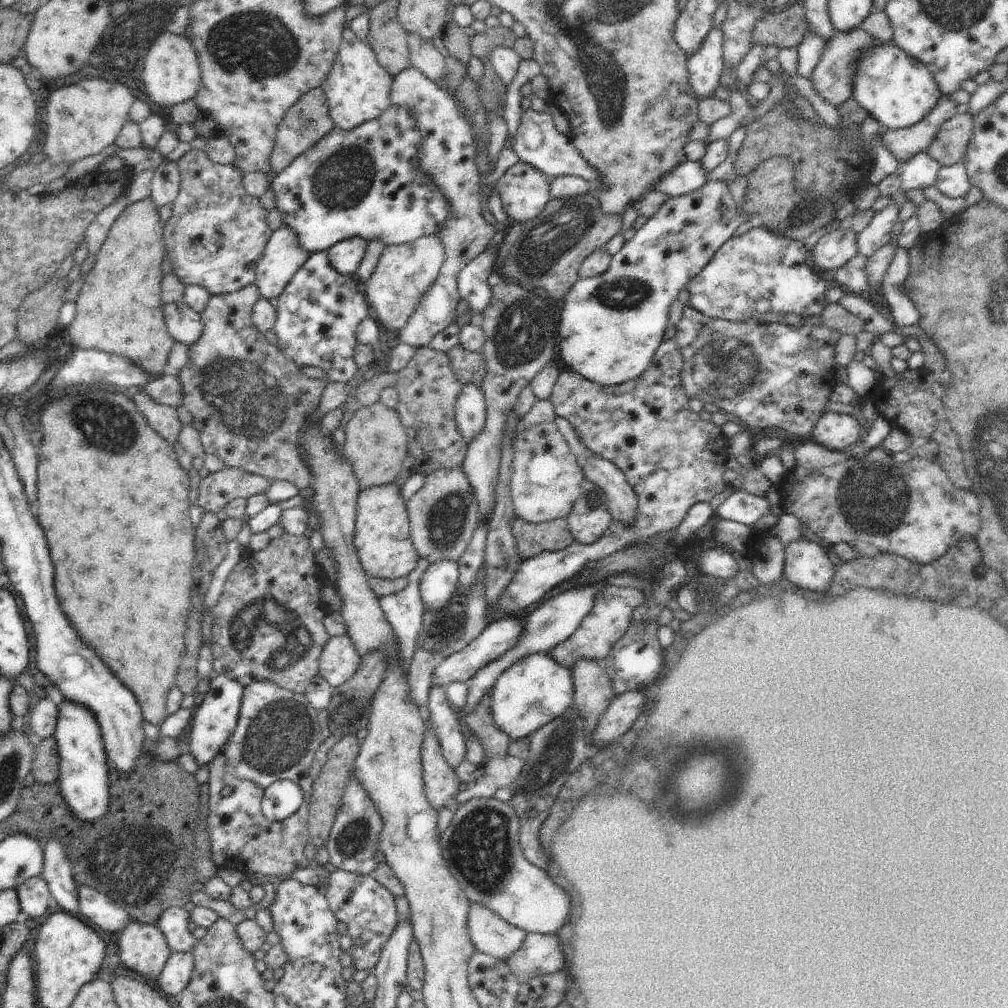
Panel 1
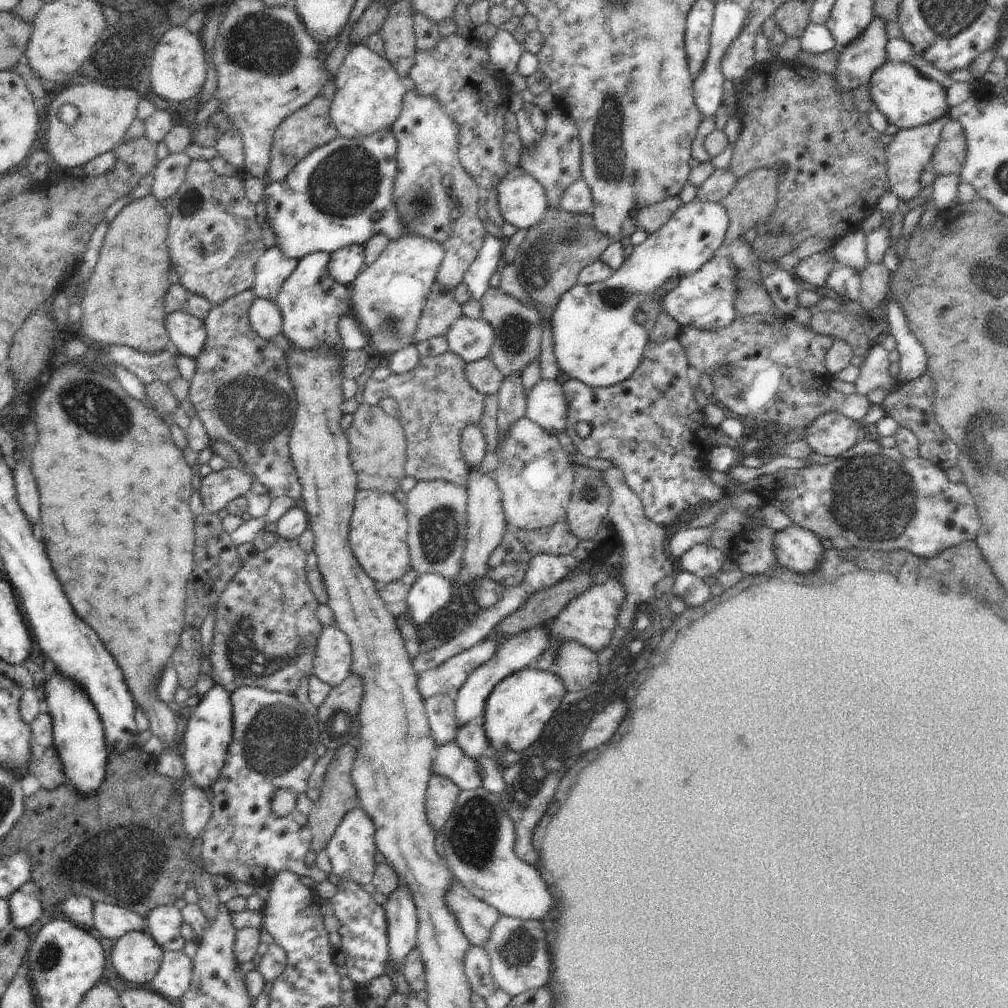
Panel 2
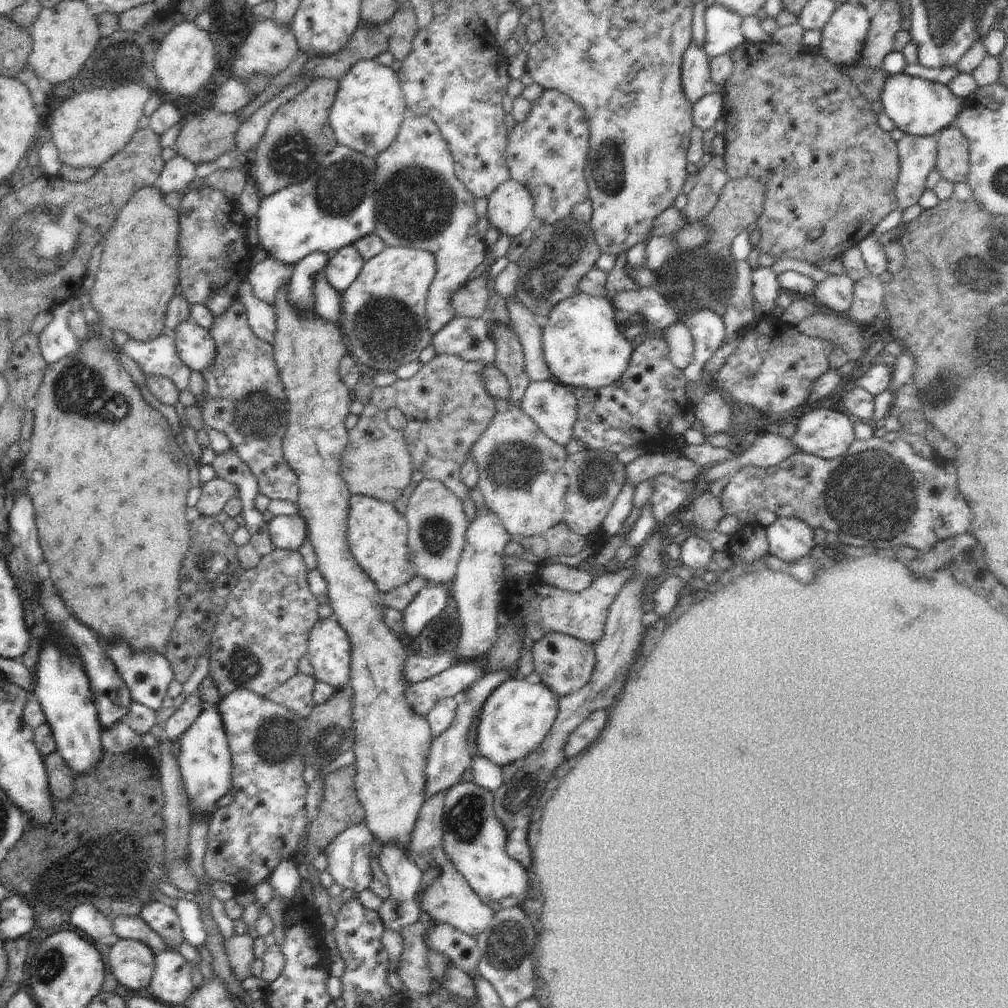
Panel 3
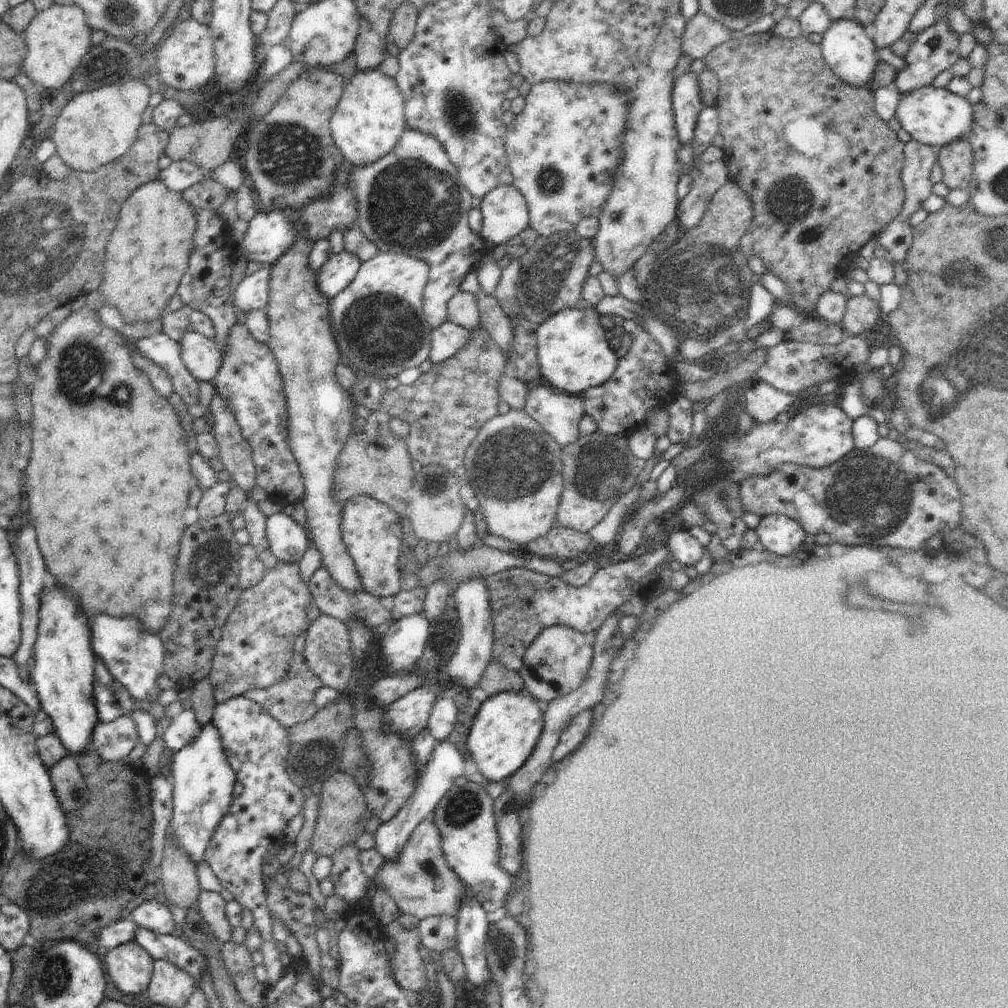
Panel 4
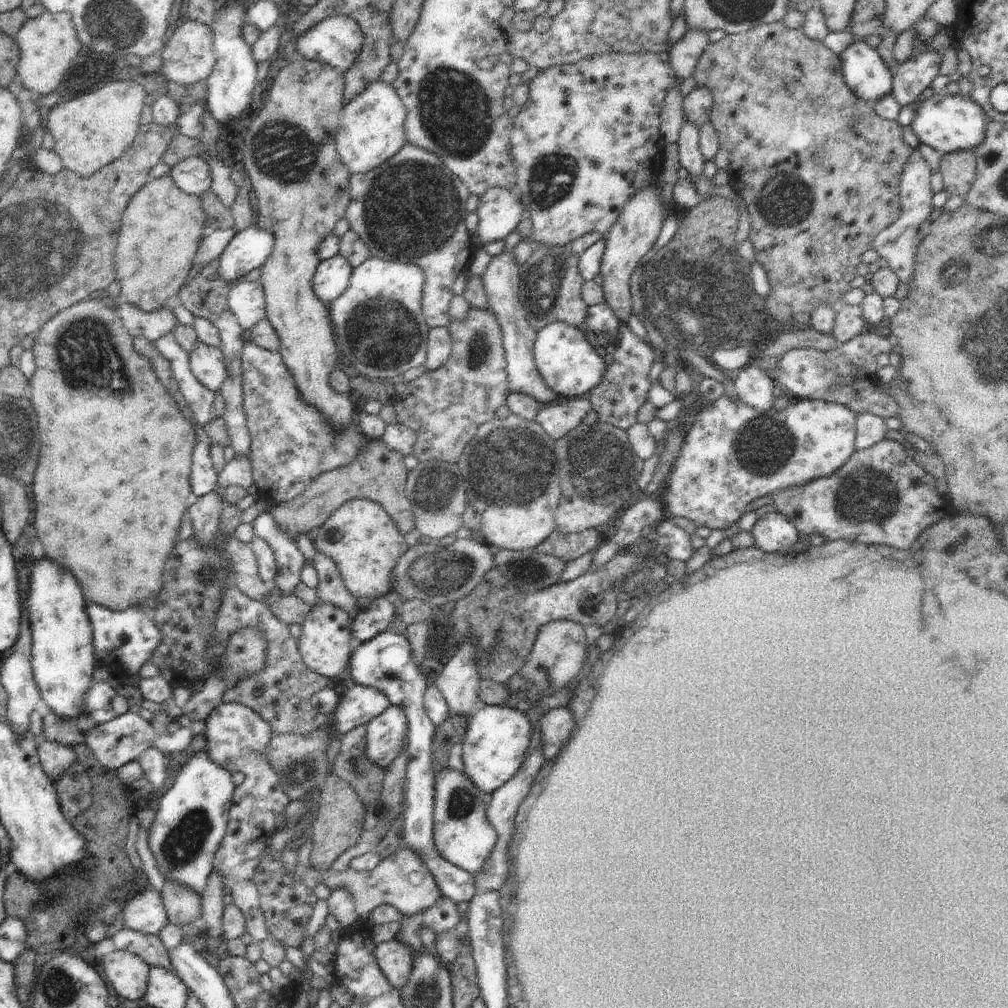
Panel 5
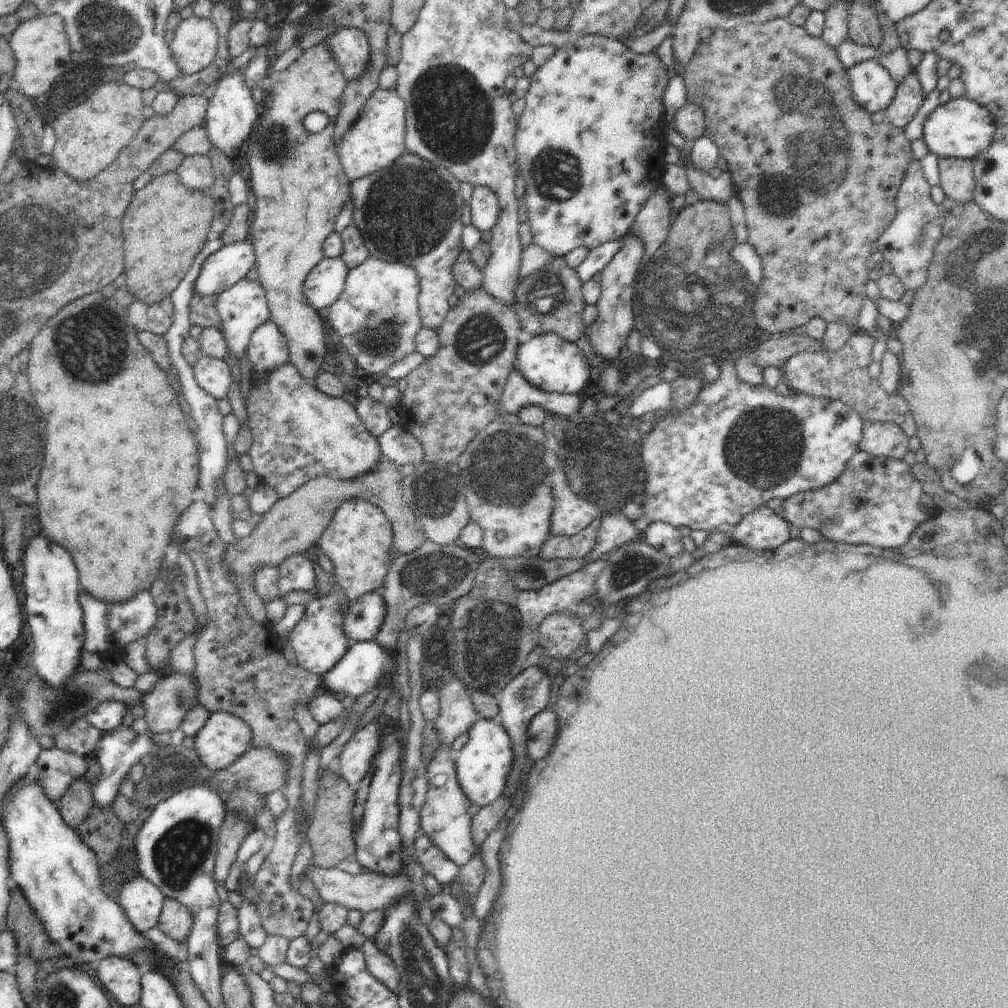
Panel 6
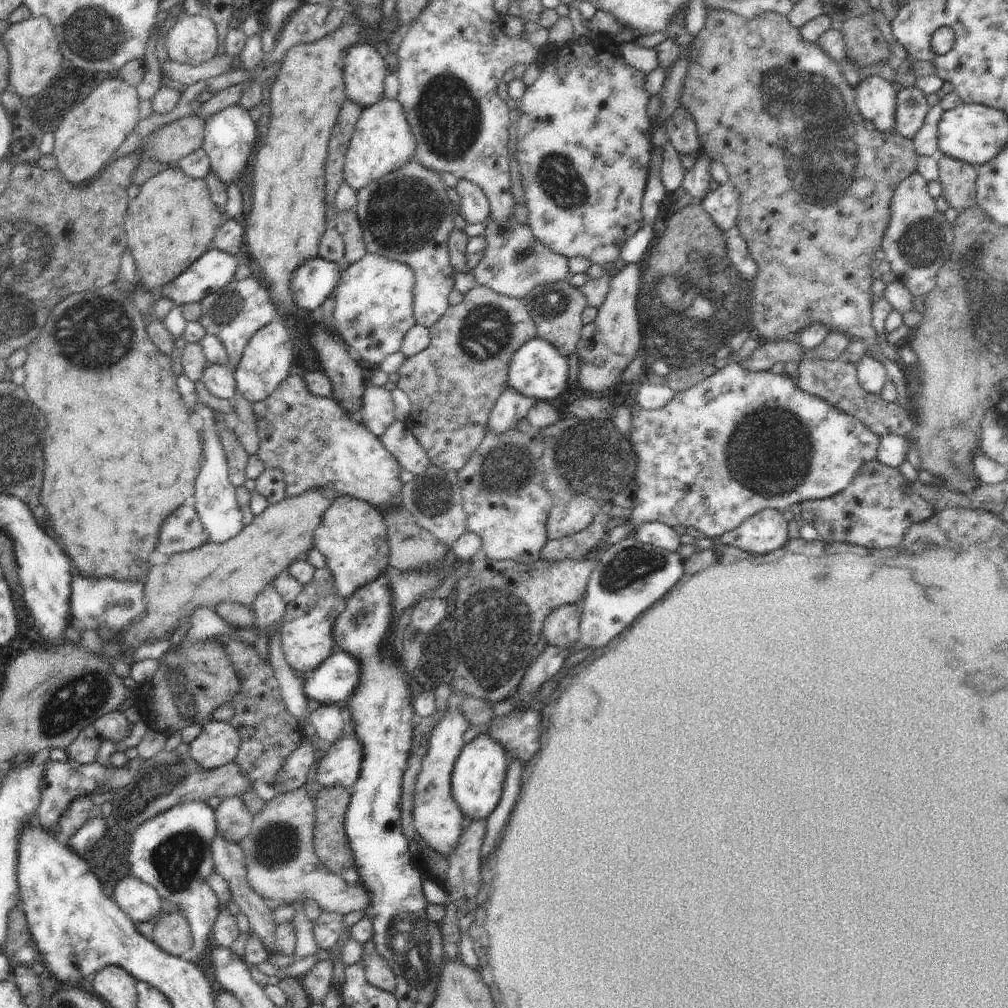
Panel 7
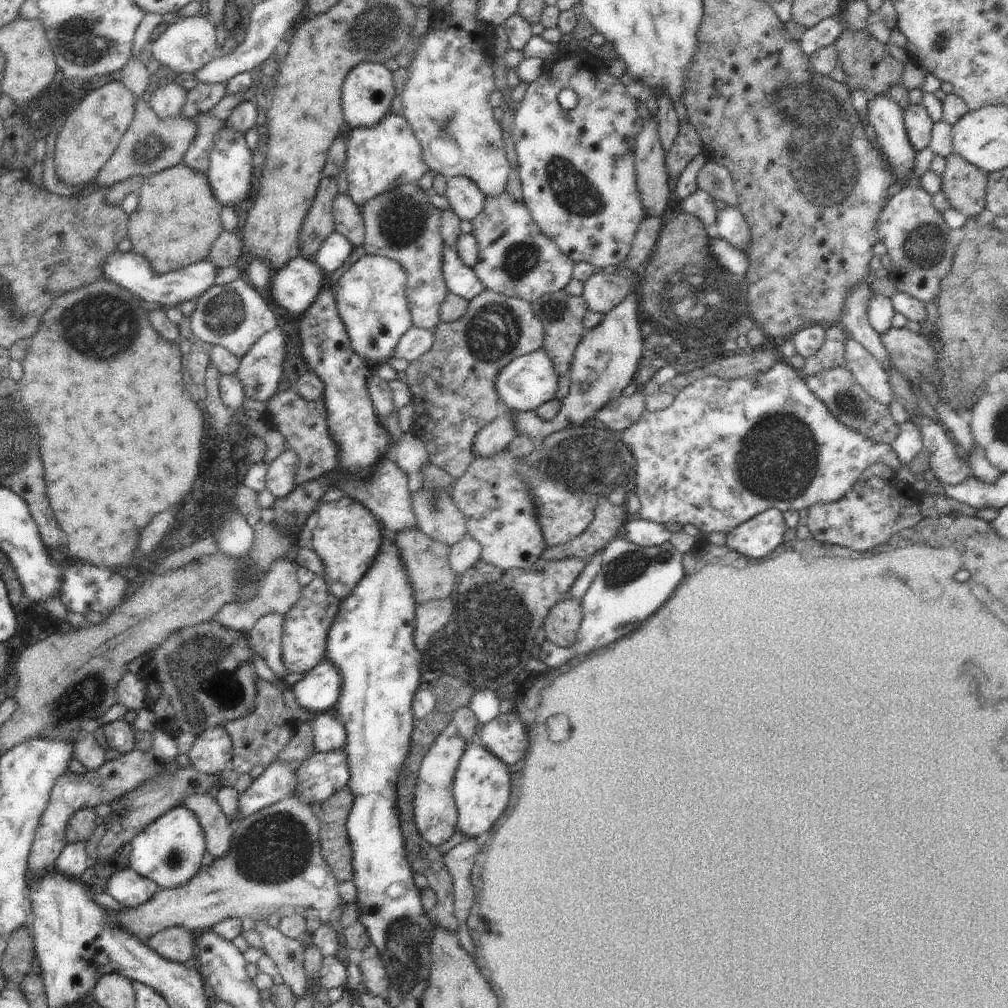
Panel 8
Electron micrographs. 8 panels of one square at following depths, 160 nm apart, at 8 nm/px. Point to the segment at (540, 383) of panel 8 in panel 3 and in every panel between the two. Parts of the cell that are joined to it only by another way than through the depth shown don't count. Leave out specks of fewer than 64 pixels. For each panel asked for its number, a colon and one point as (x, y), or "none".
3: (583, 345)
4: (573, 355)
5: (568, 364)
6: (547, 361)
7: (537, 370)

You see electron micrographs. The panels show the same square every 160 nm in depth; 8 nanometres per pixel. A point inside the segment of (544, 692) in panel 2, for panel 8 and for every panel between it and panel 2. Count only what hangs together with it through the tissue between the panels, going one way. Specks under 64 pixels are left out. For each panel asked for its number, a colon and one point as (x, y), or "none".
3: (515, 718)
4: (506, 728)
5: (494, 747)
6: (482, 765)
7: (479, 773)
8: (482, 790)

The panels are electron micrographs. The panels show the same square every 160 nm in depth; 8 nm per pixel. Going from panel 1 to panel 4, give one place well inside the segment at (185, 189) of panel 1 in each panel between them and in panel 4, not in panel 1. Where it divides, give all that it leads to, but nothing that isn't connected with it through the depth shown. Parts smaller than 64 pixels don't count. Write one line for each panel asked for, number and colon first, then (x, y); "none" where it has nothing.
2: (214, 242)
3: (214, 258)
4: (204, 287)

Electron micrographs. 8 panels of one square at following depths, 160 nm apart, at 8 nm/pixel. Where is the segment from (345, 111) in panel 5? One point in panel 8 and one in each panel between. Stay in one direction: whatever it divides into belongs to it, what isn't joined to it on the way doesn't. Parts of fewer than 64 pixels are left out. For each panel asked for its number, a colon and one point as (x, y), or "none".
6: (377, 139)
7: (382, 142)
8: (379, 159)

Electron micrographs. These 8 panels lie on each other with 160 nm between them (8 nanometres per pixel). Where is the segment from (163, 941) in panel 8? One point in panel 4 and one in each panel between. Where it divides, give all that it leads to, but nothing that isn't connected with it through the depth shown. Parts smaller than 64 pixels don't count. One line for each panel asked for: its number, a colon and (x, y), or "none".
4: (179, 880)
5: (182, 905)
6: (175, 920)
7: (172, 933)

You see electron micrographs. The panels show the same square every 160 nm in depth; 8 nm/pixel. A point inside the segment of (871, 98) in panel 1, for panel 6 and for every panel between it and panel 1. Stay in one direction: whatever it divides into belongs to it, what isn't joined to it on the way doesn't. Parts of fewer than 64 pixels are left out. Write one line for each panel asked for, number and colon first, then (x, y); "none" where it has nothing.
2: (908, 99)
3: (919, 107)
4: (934, 116)
5: (947, 123)
6: (961, 128)

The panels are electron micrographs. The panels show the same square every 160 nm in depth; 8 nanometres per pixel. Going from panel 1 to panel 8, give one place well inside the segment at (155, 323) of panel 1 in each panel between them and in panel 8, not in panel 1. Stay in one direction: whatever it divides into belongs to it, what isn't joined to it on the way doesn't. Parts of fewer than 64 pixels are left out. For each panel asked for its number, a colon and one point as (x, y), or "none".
2: (124, 304)
3: (138, 274)
4: (148, 253)
5: (162, 227)
6: (164, 228)
7: (169, 225)
8: (177, 220)

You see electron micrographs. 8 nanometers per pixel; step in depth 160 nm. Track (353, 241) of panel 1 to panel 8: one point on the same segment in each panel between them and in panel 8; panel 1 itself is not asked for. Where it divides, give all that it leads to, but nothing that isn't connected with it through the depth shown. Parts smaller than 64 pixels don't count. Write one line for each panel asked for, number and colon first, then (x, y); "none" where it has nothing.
2: (345, 264)
3: (342, 270)
4: (335, 274)
5: (331, 278)
6: (325, 282)
7: (312, 282)
8: (295, 287)

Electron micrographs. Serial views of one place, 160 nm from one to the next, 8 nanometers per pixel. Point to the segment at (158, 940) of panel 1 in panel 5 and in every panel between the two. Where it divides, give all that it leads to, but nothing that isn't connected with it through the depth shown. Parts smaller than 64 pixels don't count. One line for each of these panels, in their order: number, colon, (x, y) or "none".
2: (136, 957)
3: (132, 962)
4: (130, 966)
5: (128, 973)

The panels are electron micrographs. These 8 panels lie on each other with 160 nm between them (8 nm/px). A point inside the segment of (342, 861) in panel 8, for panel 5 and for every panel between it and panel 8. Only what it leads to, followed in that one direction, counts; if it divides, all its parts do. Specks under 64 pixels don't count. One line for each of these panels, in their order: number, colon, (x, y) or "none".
5: (340, 821)
6: (330, 833)
7: (330, 842)

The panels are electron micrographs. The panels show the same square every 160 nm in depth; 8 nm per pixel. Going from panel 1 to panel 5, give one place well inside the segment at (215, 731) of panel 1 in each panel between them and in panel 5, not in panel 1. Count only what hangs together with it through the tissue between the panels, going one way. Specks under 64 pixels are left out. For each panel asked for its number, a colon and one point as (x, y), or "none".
2: (209, 730)
3: (205, 763)
4: (202, 781)
5: (192, 816)

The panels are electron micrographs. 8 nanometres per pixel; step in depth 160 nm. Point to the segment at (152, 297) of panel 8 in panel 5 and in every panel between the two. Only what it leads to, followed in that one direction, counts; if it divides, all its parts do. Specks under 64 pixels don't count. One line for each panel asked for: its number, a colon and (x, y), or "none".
5: (249, 249)
6: (221, 270)
7: (215, 268)

